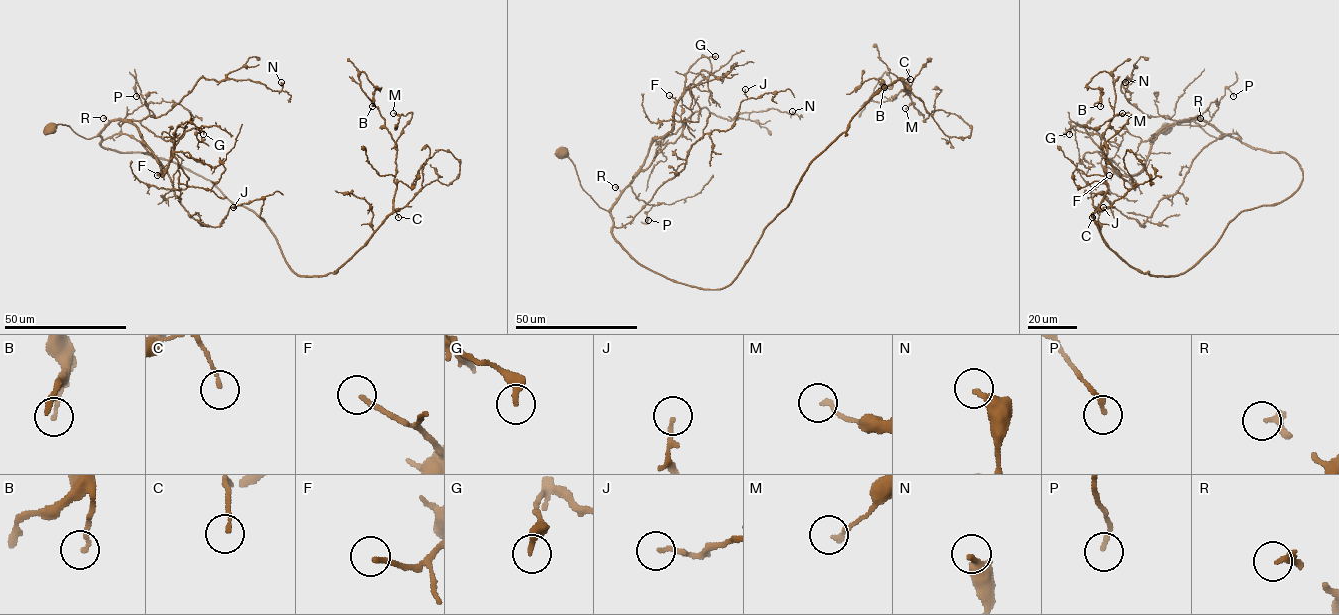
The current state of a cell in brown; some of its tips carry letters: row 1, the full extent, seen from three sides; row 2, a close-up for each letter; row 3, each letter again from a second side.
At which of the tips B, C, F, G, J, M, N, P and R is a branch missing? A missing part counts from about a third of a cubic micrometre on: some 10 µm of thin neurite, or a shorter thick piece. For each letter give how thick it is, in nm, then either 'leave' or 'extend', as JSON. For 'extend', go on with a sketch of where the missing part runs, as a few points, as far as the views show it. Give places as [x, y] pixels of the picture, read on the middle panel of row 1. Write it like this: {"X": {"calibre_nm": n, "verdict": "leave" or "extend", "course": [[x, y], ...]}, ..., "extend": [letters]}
{"B": {"calibre_nm": 160, "verdict": "leave"}, "C": {"calibre_nm": 130, "verdict": "leave"}, "F": {"calibre_nm": 190, "verdict": "leave"}, "G": {"calibre_nm": 320, "verdict": "leave"}, "J": {"calibre_nm": 150, "verdict": "leave"}, "M": {"calibre_nm": 190, "verdict": "leave"}, "N": {"calibre_nm": 360, "verdict": "leave"}, "P": {"calibre_nm": 170, "verdict": "leave"}, "R": {"calibre_nm": 240, "verdict": "extend", "course": [[615, 187], [618, 179], [603, 162], [608, 185]]}, "extend": ["R"]}

